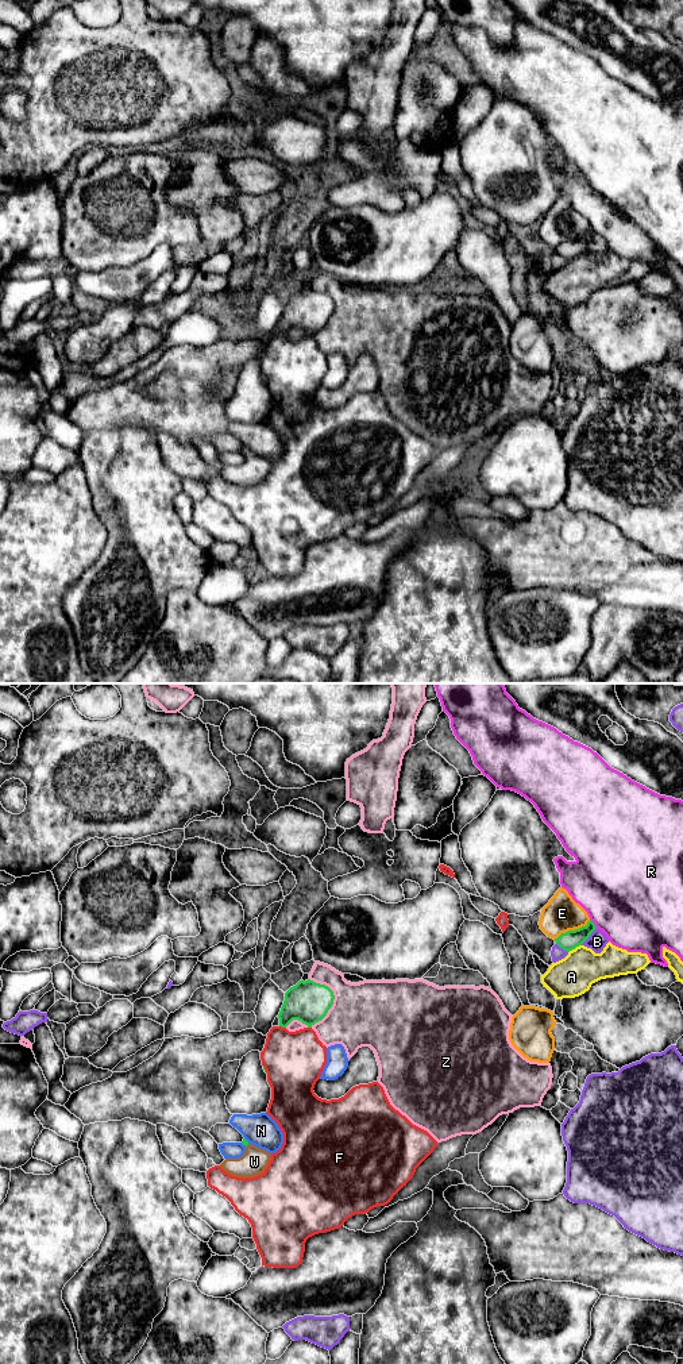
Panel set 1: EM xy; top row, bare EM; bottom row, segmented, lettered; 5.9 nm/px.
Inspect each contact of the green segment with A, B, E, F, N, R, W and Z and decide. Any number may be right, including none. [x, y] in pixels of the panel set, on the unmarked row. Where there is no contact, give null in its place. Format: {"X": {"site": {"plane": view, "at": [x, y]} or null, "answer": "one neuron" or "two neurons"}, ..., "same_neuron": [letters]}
{"A": {"site": {"plane": "xy", "at": [574, 257]}, "answer": "two neurons"}, "B": {"site": {"plane": "xy", "at": [589, 245]}, "answer": "two neurons"}, "E": {"site": {"plane": "xy", "at": [571, 239]}, "answer": "two neurons"}, "F": {"site": {"plane": "xy", "at": [282, 335]}, "answer": "two neurons"}, "N": {"site": {"plane": "xy", "at": [246, 449]}, "answer": "two neurons"}, "R": {"site": {"plane": "xy", "at": [594, 232]}, "answer": "two neurons"}, "W": {"site": null, "answer": "one neuron"}, "Z": {"site": {"plane": "xy", "at": [334, 307]}, "answer": "two neurons"}, "same_neuron": ["W"]}

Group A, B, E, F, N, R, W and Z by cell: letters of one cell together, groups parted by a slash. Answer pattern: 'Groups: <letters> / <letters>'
Groups: A / B / E / F / N / R / W / Z

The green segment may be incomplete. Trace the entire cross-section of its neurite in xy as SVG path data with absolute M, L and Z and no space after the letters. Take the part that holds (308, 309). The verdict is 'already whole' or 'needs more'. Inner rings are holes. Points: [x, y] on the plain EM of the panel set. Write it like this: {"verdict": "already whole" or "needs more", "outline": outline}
{"verdict": "already whole", "outline": "M310 288L300 289L285 301L285 309L278 323L279 335L286 336L298 328L308 336L321 330L333 313L333 300Z"}

